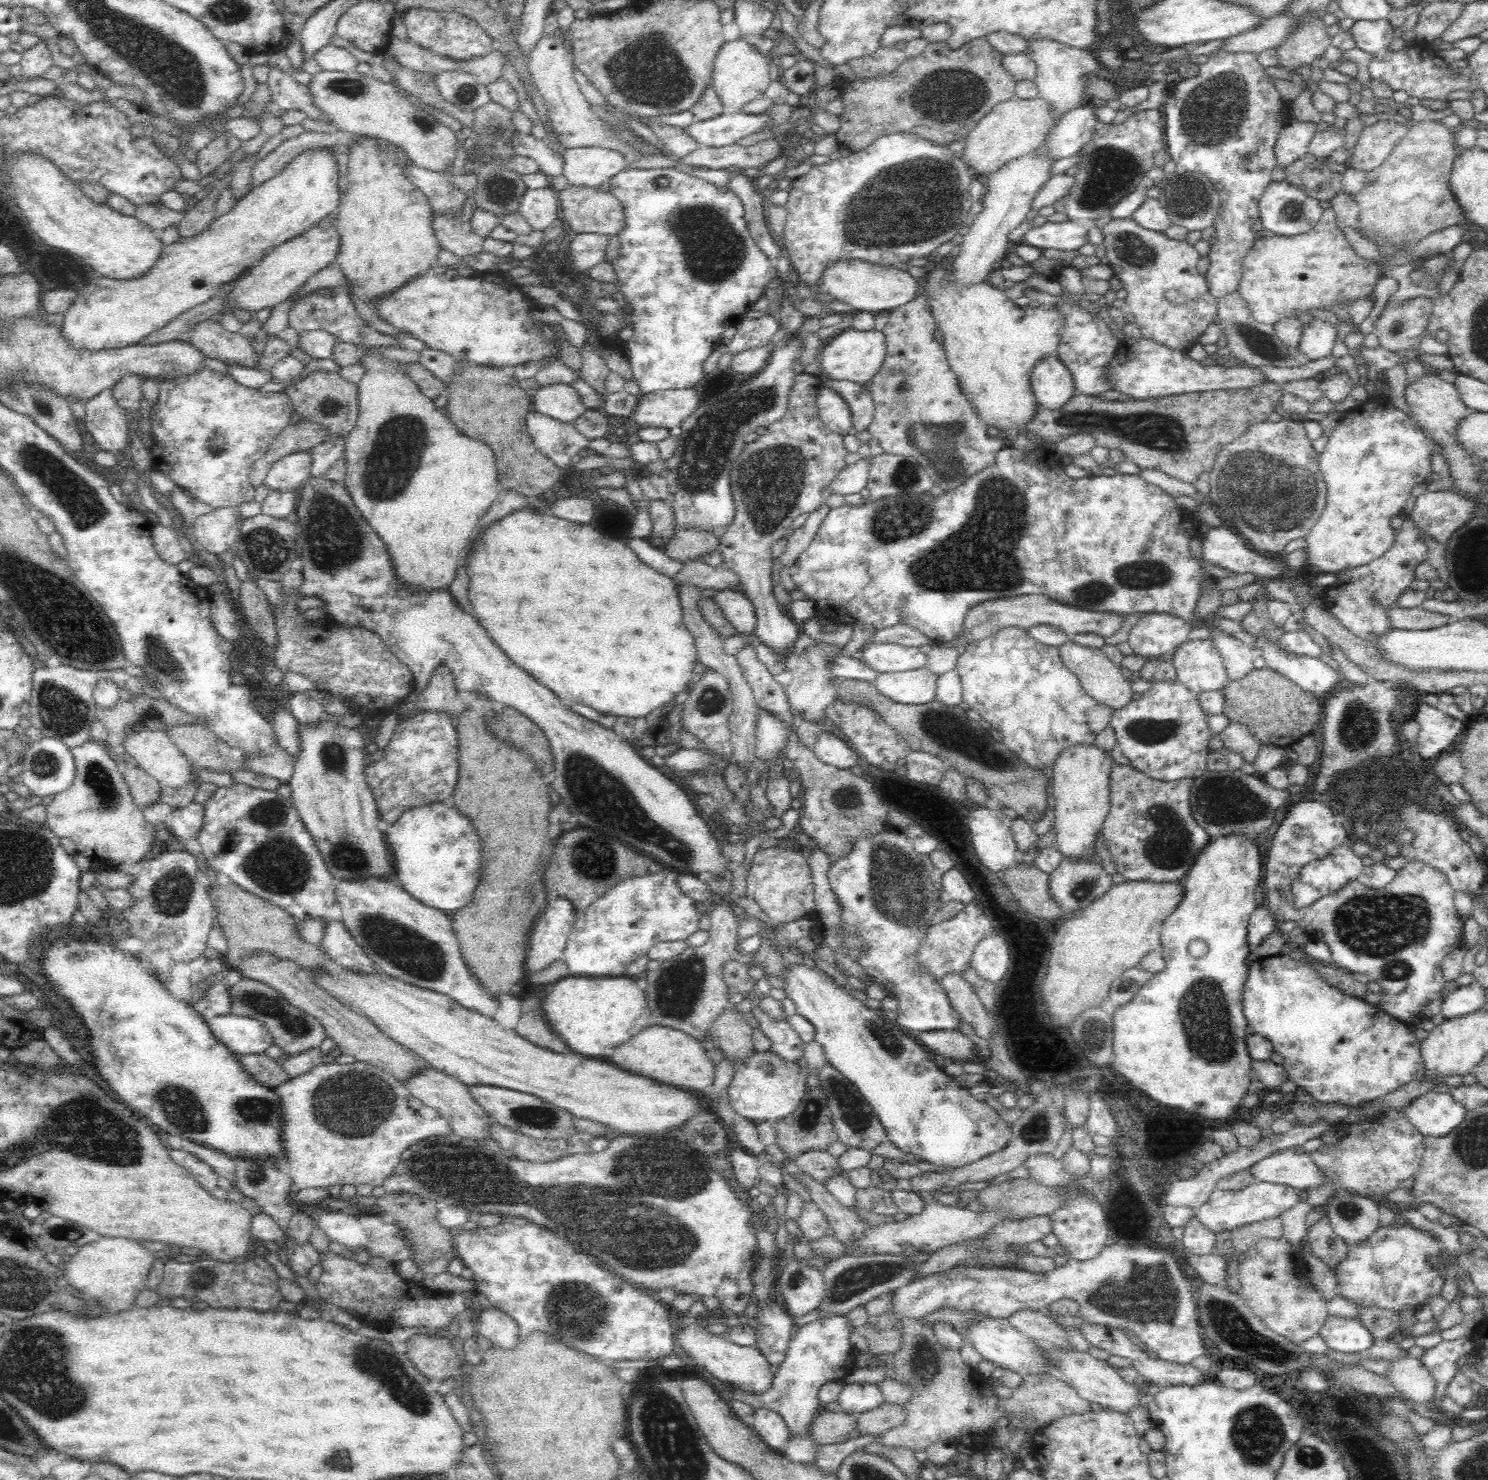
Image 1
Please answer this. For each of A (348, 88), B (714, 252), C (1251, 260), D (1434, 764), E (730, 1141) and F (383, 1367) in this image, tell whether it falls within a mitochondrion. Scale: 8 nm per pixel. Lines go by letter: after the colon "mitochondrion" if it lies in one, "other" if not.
A: mitochondrion
B: mitochondrion
C: other
D: other
E: other
F: mitochondrion

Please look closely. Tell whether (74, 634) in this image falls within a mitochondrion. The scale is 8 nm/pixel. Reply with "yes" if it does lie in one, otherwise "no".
yes

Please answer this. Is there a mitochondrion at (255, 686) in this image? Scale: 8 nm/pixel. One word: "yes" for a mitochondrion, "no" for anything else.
no

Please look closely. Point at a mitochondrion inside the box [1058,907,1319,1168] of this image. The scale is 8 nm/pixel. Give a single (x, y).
(1212, 1037)

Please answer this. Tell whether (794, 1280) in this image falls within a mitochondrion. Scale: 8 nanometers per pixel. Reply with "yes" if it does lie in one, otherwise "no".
no

